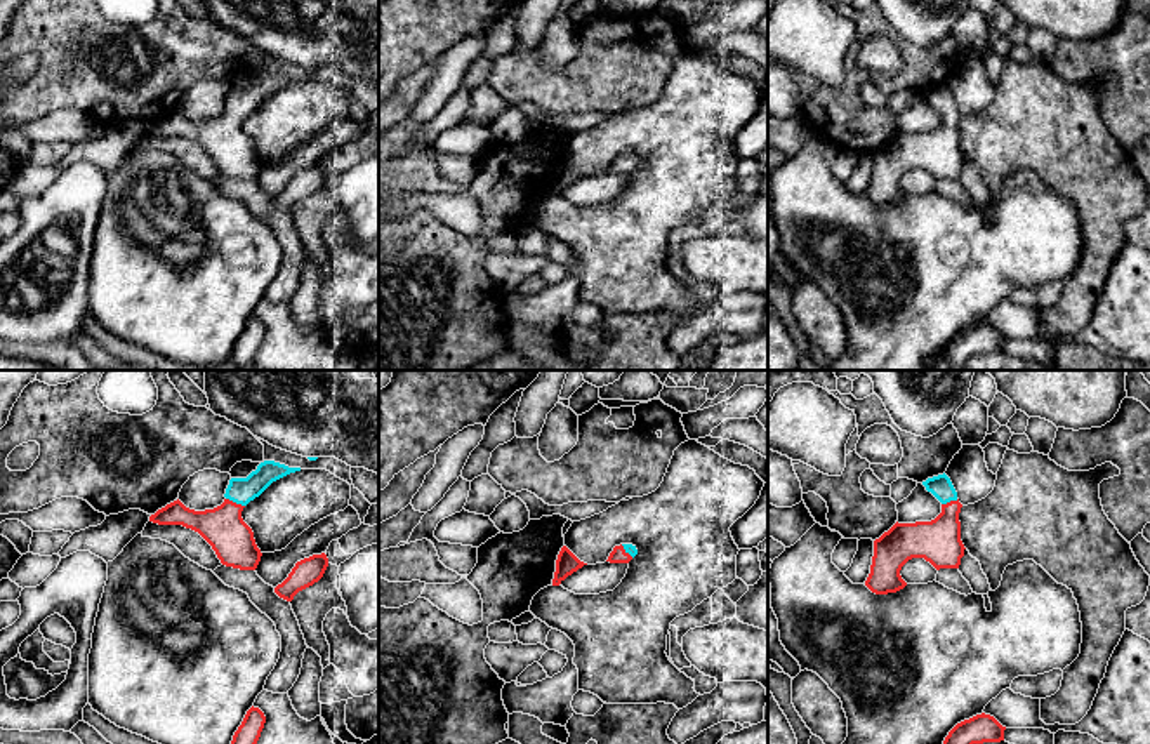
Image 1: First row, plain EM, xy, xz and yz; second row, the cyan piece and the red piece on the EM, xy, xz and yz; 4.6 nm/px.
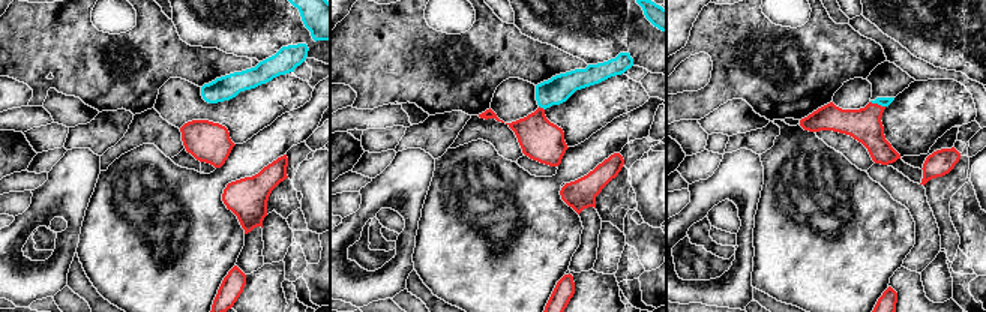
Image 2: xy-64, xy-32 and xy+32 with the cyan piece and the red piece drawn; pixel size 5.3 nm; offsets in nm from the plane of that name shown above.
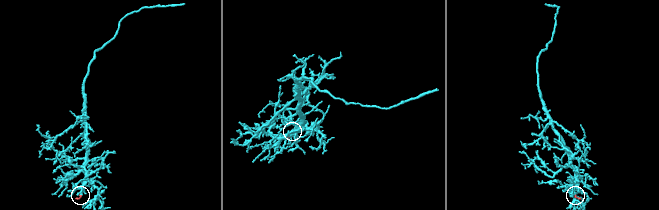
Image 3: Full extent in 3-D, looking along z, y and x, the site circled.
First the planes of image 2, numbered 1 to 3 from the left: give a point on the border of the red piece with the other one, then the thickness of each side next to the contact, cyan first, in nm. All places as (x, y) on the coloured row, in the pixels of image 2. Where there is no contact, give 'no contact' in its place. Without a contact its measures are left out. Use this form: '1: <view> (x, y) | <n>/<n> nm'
1: no contact
2: xy-32 (542, 107) | 150/220 nm
3: xy+32 (878, 104) | 50/180 nm

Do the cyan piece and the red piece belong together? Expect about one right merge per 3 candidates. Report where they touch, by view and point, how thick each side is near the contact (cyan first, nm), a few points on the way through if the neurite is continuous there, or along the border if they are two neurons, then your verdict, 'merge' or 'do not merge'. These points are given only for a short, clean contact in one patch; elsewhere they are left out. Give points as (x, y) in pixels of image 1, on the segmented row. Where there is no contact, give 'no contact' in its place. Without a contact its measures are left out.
meets cyan in xy at (235, 501); 120 nm thick on the cyan side, 200 nm on the other; runs through xy (242, 491), (235, 501), (223, 527); merge

